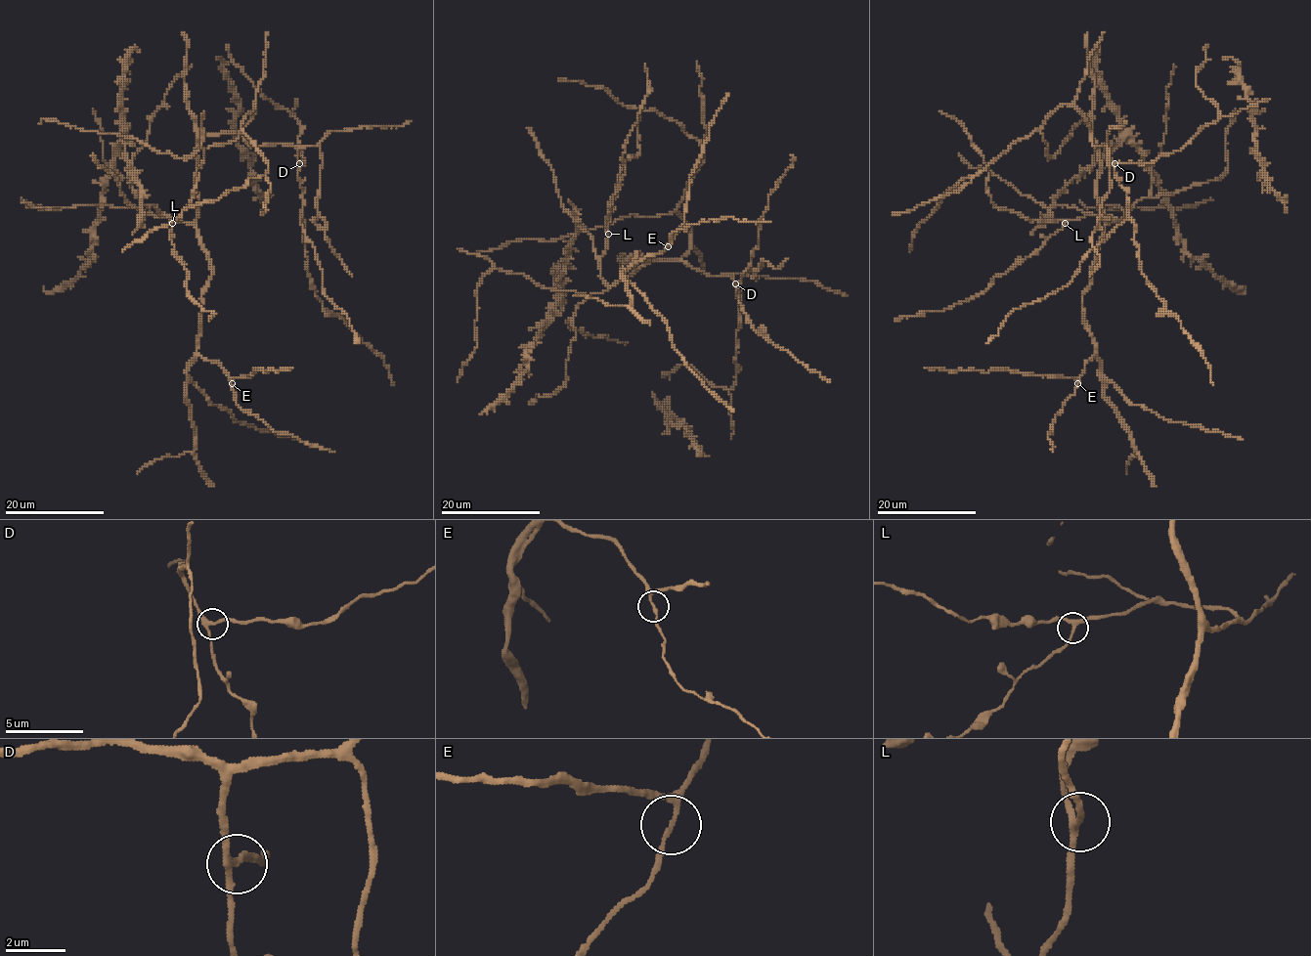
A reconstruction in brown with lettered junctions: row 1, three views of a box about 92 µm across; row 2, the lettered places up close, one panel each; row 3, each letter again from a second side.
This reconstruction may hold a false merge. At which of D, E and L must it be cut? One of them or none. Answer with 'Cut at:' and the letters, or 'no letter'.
Cut at: E

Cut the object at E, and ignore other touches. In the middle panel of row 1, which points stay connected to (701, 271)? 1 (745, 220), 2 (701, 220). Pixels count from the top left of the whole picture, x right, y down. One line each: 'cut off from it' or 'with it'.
1: cut off from it
2: cut off from it

